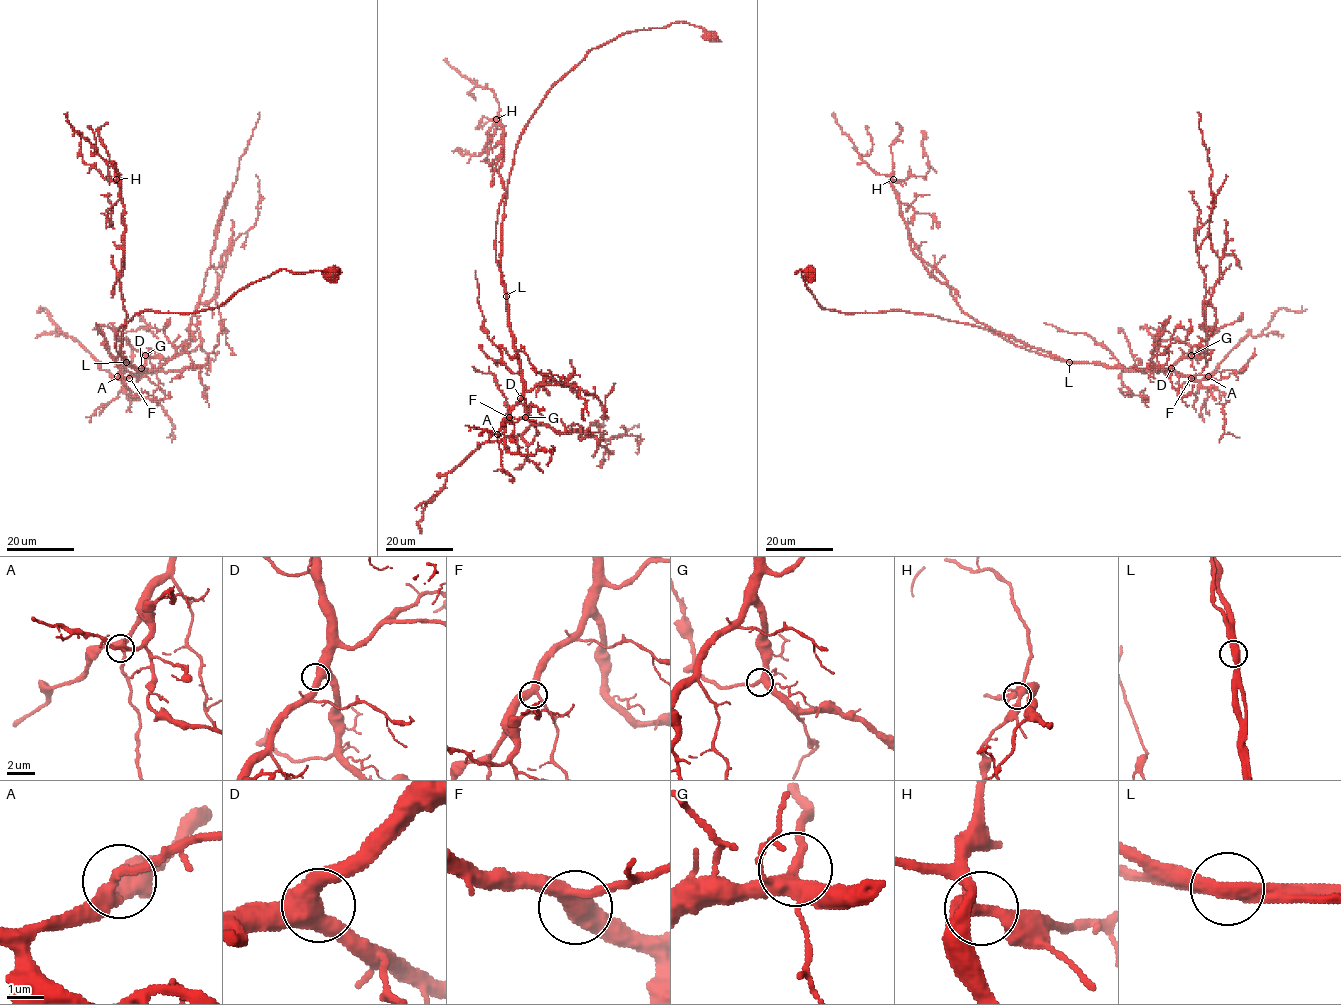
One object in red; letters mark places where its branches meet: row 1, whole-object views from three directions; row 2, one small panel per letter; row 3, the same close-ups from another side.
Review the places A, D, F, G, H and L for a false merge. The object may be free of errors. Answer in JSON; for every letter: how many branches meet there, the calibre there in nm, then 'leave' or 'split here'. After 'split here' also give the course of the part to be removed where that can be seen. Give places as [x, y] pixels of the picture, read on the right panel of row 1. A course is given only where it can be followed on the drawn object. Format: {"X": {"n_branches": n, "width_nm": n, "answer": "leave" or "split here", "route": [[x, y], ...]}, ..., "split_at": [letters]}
{"A": {"n_branches": 3, "width_nm": 320, "answer": "leave"}, "D": {"n_branches": 2, "width_nm": 550, "answer": "leave"}, "F": {"n_branches": 3, "width_nm": 400, "answer": "leave"}, "G": {"n_branches": 3, "width_nm": 320, "answer": "leave"}, "H": {"n_branches": 3, "width_nm": 320, "answer": "leave"}, "L": {"n_branches": 2, "width_nm": 460, "answer": "leave"}, "split_at": []}

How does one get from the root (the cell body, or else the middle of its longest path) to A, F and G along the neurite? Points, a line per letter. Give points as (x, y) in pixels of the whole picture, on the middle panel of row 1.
A: (711, 36), (676, 22), (591, 49), (551, 88), (521, 134), (498, 213), (495, 257), (523, 398), (497, 434)
F: (711, 36), (676, 22), (591, 49), (551, 88), (521, 134), (495, 232), (523, 384), (523, 398), (509, 417)
G: (711, 36), (676, 22), (591, 49), (551, 88), (521, 134), (498, 213), (495, 257), (525, 417)

